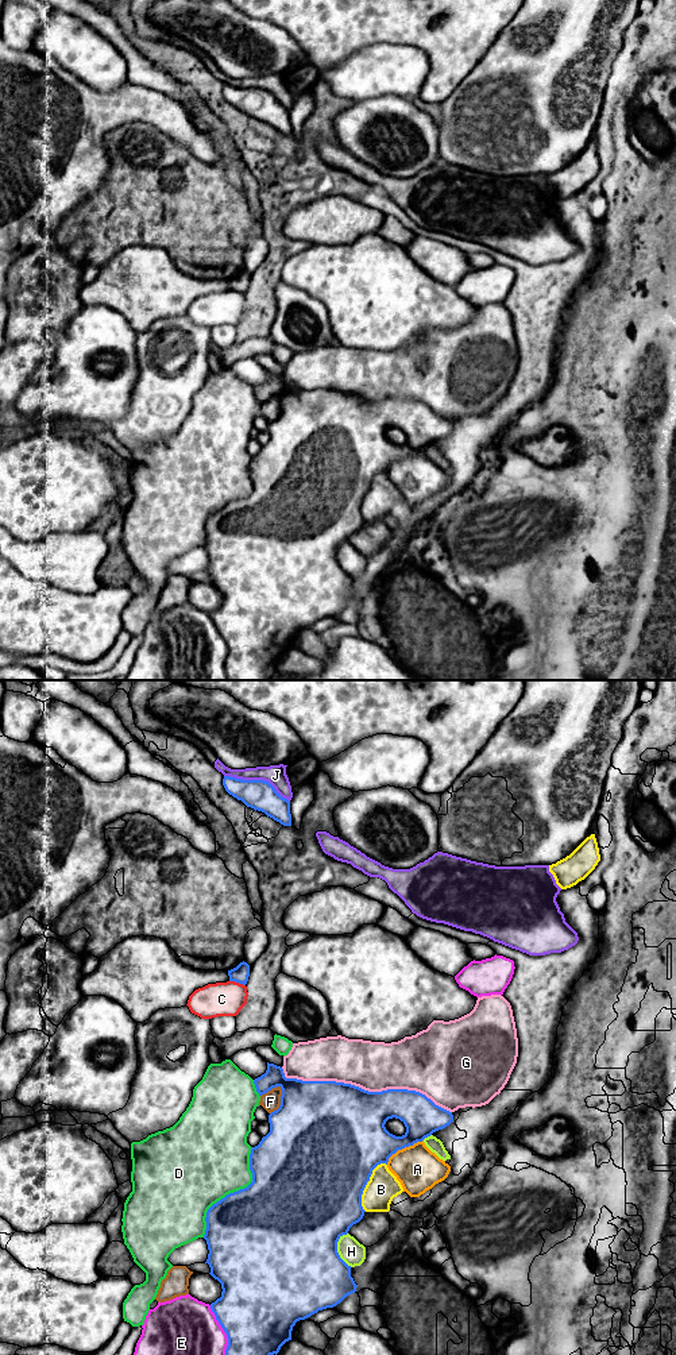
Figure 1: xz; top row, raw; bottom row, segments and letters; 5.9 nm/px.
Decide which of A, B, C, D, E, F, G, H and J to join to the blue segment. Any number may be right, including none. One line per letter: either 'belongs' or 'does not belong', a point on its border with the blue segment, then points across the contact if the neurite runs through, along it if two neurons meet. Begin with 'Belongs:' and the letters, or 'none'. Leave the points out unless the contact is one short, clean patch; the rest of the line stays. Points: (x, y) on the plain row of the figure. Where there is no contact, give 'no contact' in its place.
Belongs: G
A: does not belong; contact xz (402, 456)
B: does not belong; contact xz (366, 493)
C: does not belong; contact xz (238, 290)
D: does not belong; contact xz (234, 501)
E: does not belong; contact xz (227, 645)
F: does not belong; contact xz (281, 409)
G: belongs; contact xz (363, 398)
H: does not belong; contact xz (336, 559)
J: does not belong; contact xz (257, 89)

